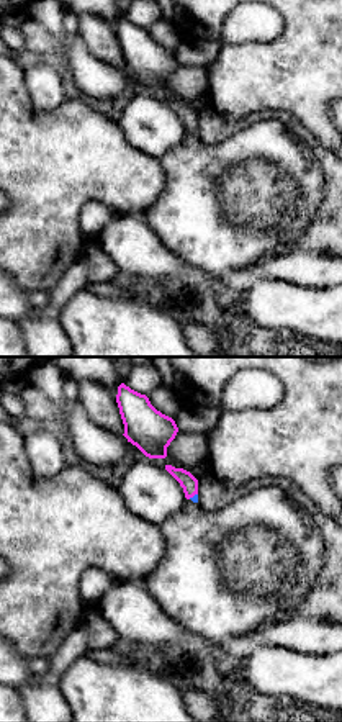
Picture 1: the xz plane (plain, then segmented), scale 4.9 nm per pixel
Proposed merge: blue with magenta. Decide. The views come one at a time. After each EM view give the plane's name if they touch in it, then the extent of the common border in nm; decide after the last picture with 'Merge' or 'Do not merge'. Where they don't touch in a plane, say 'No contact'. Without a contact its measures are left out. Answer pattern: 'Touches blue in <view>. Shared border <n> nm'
Touches blue in xz. Shared border 50 nm

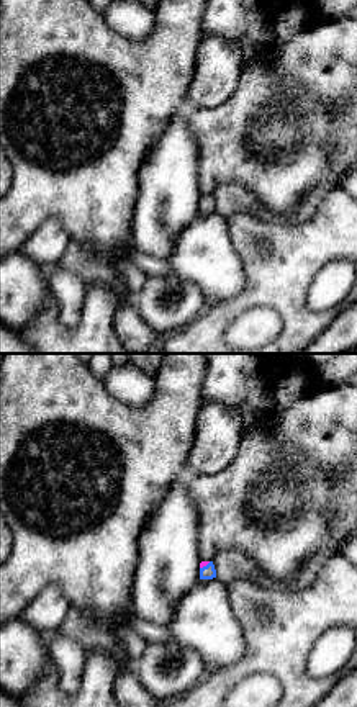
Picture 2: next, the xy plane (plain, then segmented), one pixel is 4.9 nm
Touches blue in xy. Shared border 70 nm

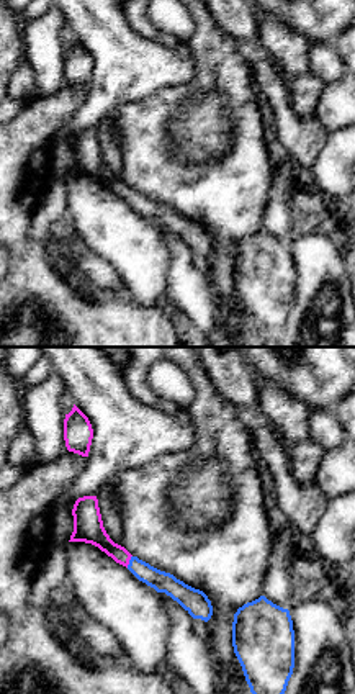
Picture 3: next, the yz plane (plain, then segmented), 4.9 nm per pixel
Touches blue in yz. Shared border 70 nm

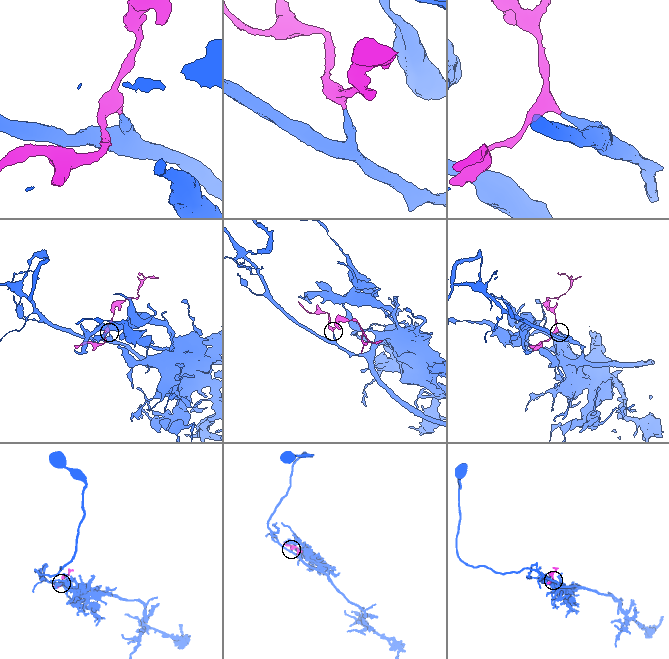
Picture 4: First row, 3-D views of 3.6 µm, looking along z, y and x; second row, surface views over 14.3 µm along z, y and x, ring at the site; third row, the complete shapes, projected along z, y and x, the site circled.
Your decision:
Merge

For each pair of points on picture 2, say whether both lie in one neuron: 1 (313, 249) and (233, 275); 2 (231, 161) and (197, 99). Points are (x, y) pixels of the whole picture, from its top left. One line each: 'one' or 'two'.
1: two
2: two

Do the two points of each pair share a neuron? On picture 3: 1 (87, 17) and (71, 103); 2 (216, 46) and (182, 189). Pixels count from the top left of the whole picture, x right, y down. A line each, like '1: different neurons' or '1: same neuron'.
1: different neurons
2: same neuron

